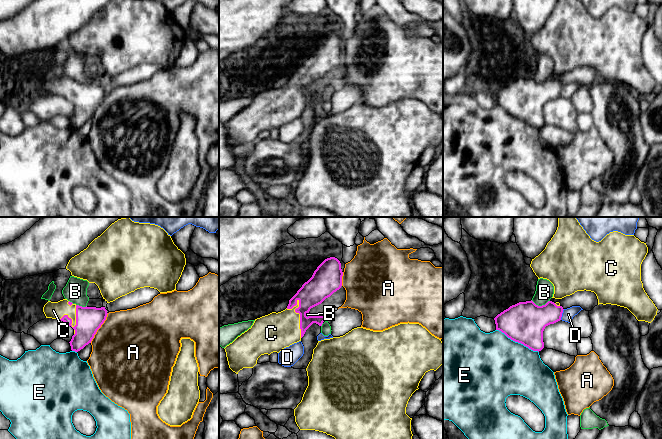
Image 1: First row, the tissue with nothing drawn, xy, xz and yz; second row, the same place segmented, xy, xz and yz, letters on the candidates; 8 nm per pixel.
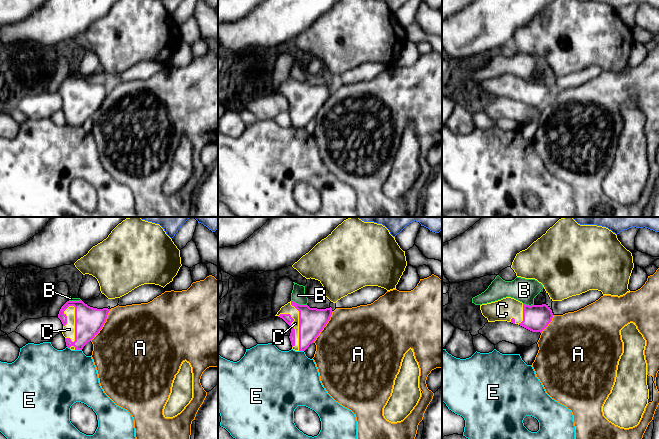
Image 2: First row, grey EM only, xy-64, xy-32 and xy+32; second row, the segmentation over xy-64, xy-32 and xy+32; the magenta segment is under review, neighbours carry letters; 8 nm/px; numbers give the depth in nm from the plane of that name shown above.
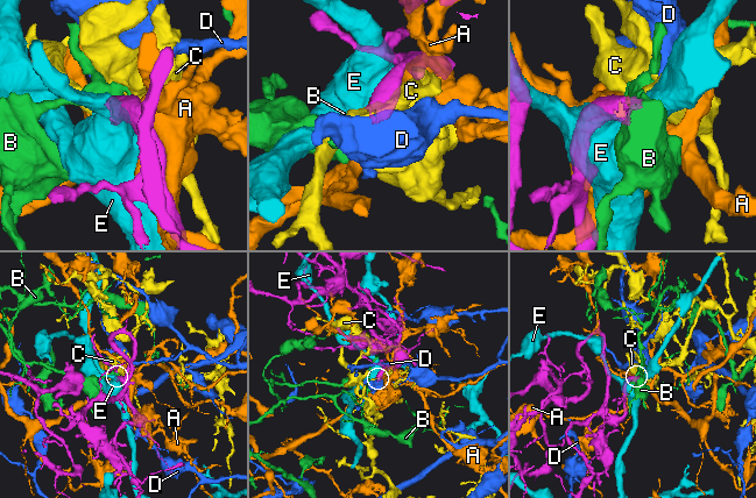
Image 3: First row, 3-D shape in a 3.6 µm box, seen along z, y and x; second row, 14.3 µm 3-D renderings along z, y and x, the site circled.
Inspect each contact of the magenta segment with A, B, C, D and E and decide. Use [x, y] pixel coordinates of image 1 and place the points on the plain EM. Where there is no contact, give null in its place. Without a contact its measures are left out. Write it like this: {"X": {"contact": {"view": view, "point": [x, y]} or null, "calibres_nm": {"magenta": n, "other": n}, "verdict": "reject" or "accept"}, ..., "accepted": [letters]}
{"A": {"contact": {"view": "xy", "point": [99, 103]}, "calibres_nm": {"magenta": 200, "other": 500}, "verdict": "reject"}, "B": {"contact": {"view": "yz", "point": [540, 82]}, "calibres_nm": {"magenta": 320, "other": 150}, "verdict": "reject"}, "C": {"contact": {"view": "xz", "point": [300, 94]}, "calibres_nm": {"magenta": 200, "other": 300}, "verdict": "accept"}, "D": {"contact": {"view": "yz", "point": [561, 90]}, "calibres_nm": {"magenta": 260, "other": 90}, "verdict": "reject"}, "E": {"contact": {"view": "yz", "point": [517, 117]}, "calibres_nm": {"magenta": 320, "other": 480}, "verdict": "reject"}, "accepted": ["C"]}

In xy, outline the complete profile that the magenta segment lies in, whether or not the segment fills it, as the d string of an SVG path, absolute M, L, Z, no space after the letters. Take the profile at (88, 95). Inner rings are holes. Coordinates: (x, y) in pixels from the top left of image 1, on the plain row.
M67 75L58 78L48 77L43 83L43 88L46 94L61 96L74 105L69 119L71 126L75 128L91 119L108 90L105 83L82 83Z

